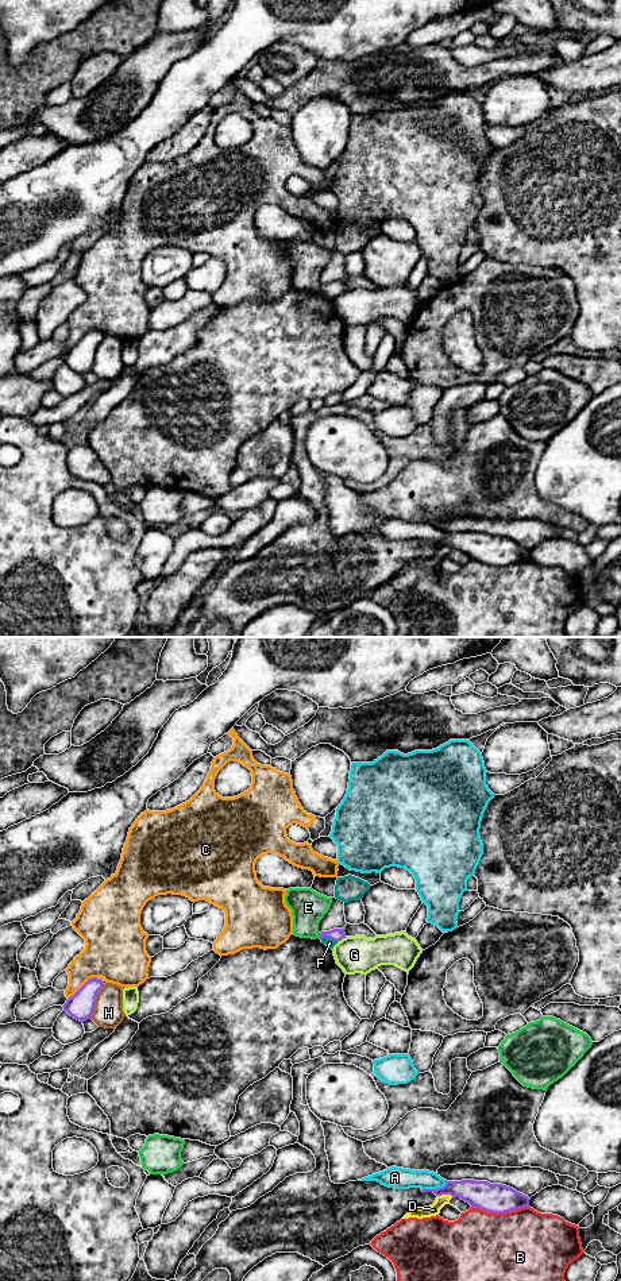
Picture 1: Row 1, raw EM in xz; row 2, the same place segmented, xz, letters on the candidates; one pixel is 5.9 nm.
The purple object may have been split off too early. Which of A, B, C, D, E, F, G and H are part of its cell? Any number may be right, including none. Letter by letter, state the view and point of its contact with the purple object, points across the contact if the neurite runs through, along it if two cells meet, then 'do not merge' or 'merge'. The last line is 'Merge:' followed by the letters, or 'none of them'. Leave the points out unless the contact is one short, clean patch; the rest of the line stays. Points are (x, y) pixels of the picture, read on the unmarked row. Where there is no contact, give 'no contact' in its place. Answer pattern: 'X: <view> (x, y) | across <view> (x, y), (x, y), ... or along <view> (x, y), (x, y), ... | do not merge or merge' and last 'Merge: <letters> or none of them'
A: xz (435, 541) | do not merge
B: xz (500, 564) | do not merge
C: xz (83, 338) | do not merge
D: xz (446, 546) | do not merge
E: xz (319, 288) | do not merge
F: xz (330, 289) | across xz (336, 286), (330, 289), (330, 294) | merge
G: xz (342, 290) | along xz (346, 289), (339, 293) | do not merge
H: xz (95, 354) | do not merge
Merge: F

